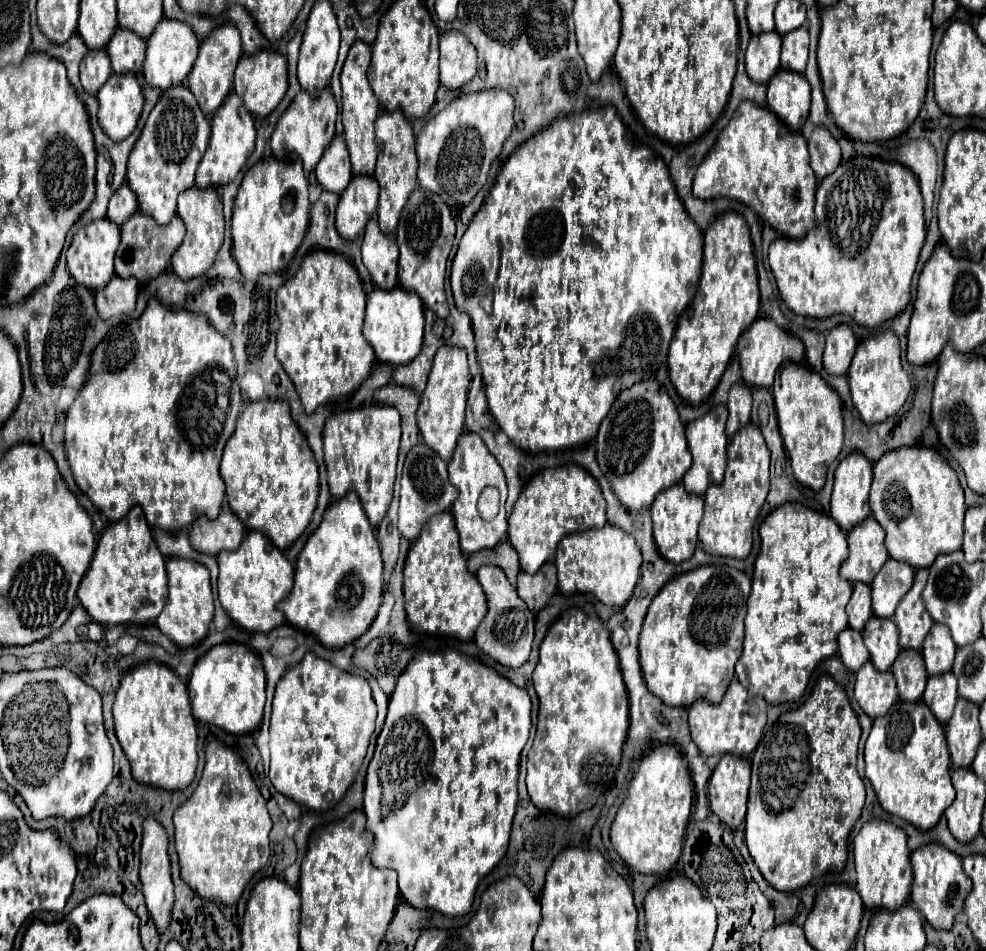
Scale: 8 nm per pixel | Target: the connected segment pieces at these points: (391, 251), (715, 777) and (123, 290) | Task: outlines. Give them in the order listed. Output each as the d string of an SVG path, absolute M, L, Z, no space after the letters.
M372 216L364 230L362 262L368 268L372 280L382 288L390 290L398 284L398 244L394 234L382 234L378 218Z
M722 756L708 784L710 810L730 828L738 828L746 816L750 786L750 762L740 756Z
M114 276L104 288L96 290L98 314L106 320L110 316L120 316L120 314L132 312L134 304L136 304L138 288L140 288L138 280Z

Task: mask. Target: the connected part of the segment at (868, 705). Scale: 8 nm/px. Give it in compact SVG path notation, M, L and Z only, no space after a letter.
M866 662L856 674L856 690L854 696L860 708L870 716L878 718L888 712L888 708L896 702L896 680L892 672L876 672L872 662Z

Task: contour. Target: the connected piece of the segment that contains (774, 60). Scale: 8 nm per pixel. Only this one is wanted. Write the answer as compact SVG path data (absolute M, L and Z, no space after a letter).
M754 34L746 50L746 72L754 82L766 84L780 66L780 34Z

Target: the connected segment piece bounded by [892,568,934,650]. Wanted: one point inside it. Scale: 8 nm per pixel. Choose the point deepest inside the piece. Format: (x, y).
(913, 622)

